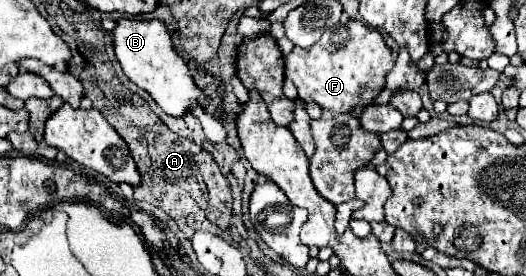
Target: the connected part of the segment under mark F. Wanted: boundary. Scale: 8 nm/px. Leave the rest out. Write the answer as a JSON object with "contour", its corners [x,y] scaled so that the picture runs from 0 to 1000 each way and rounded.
{"contour":[[[663,69],[660,83],[644,83],[641,98],[629,98],[625,112],[618,112],[618,127],[595,170],[587,170],[587,178],[561,170],[549,199],[542,199],[542,279],[561,301],[568,359],[580,373],[595,366],[610,395],[629,395],[641,409],[663,409],[667,395],[690,402],[732,322],[732,279],[747,250],[751,221],[755,221],[755,199],[732,163],[724,112],[702,98],[686,76]]]}

